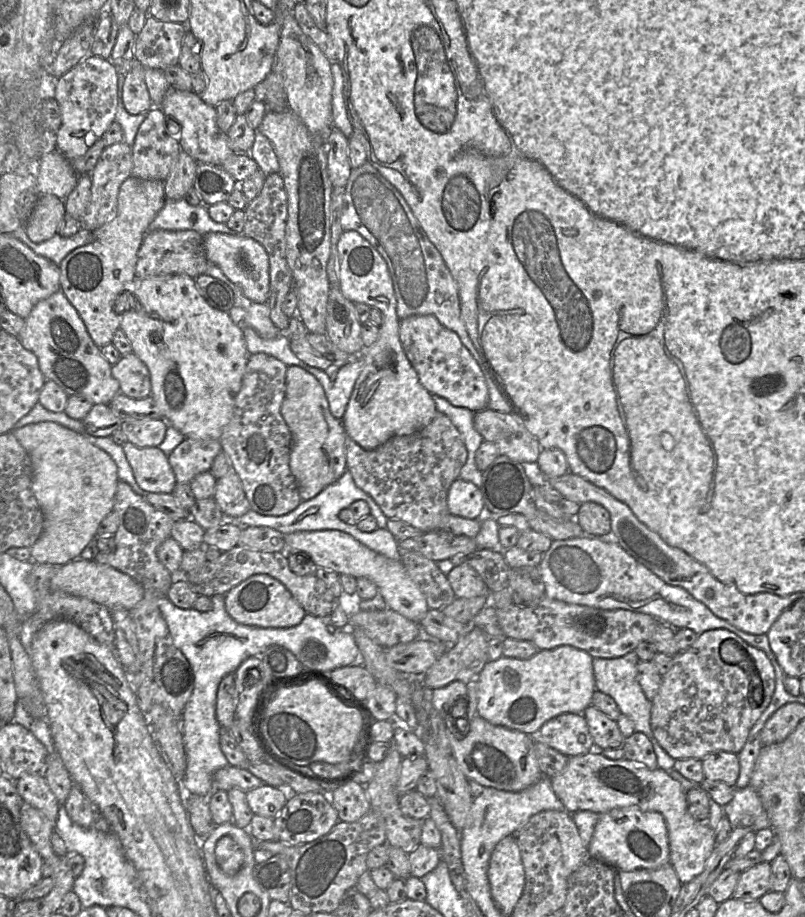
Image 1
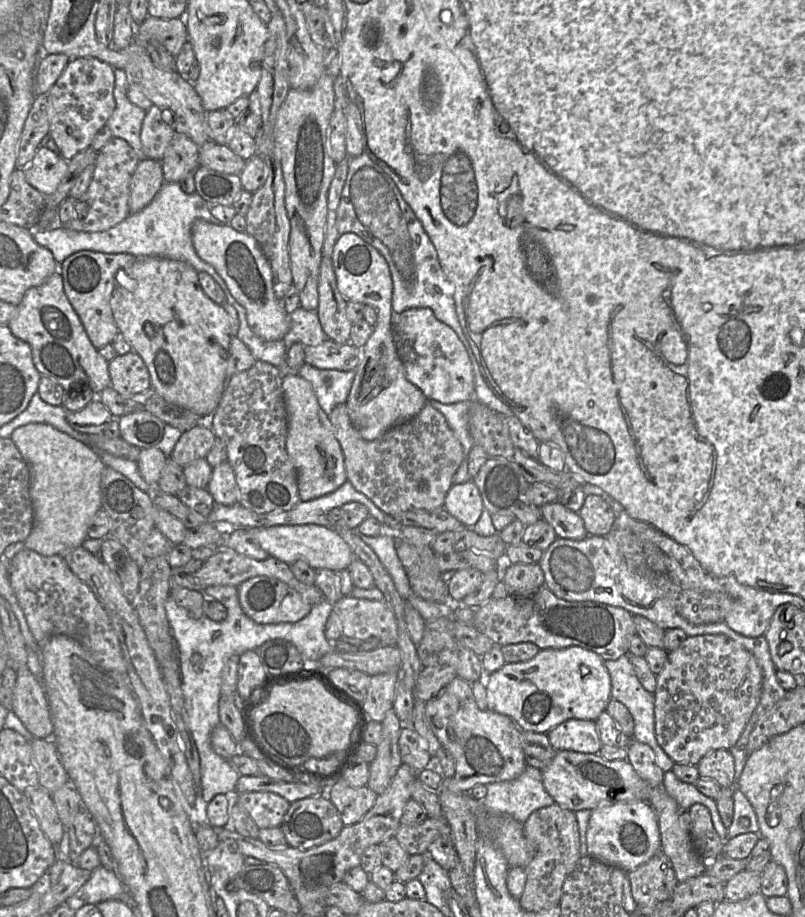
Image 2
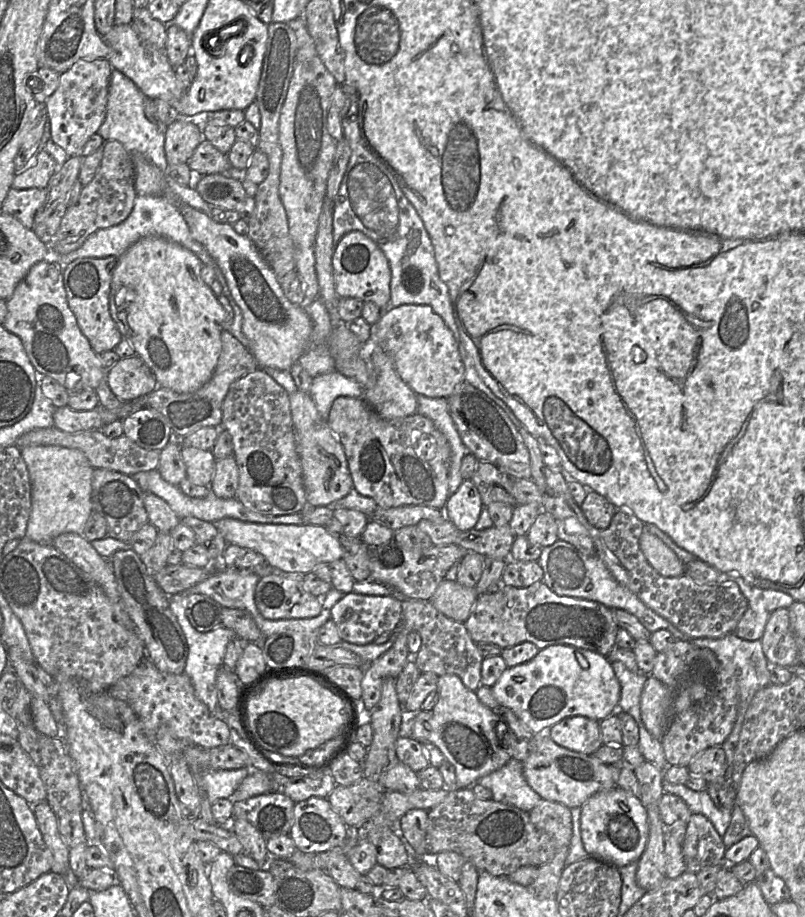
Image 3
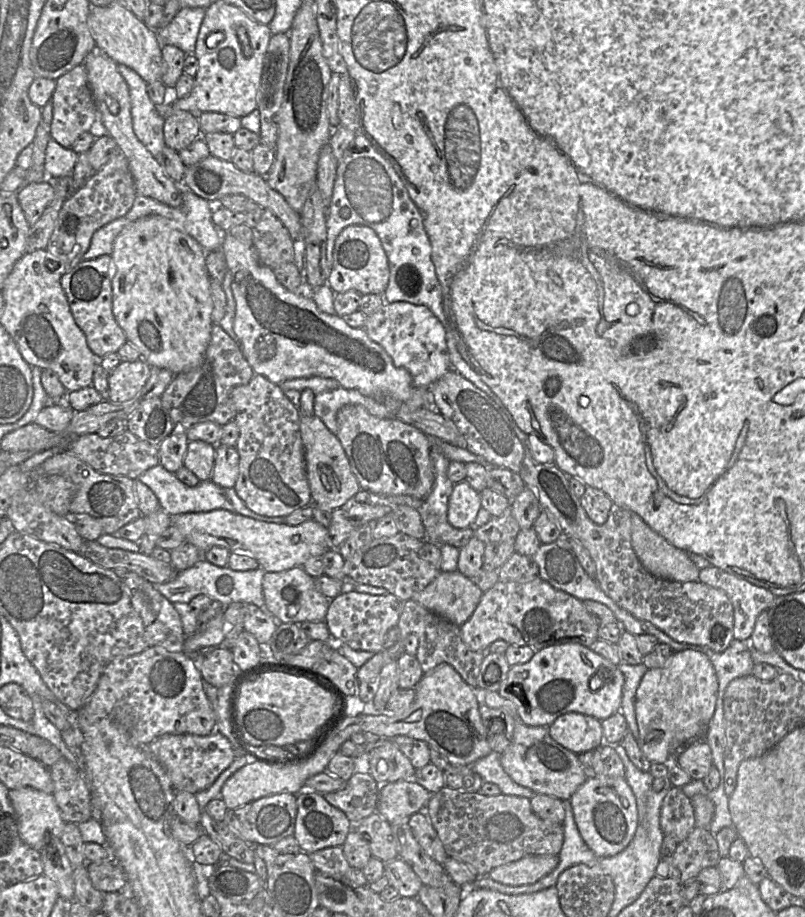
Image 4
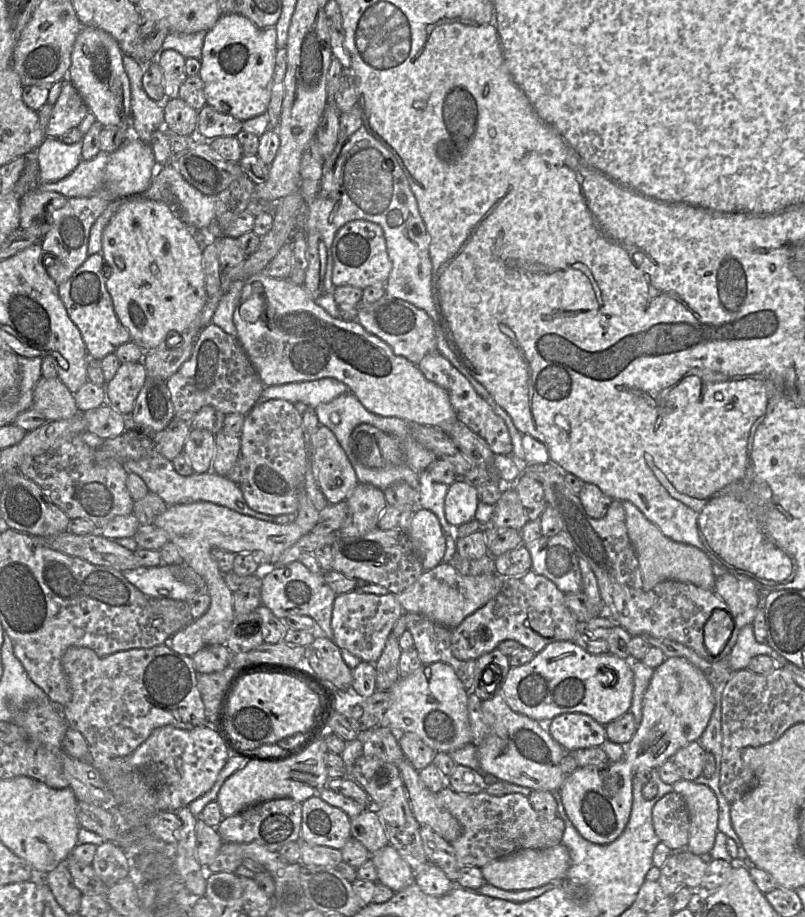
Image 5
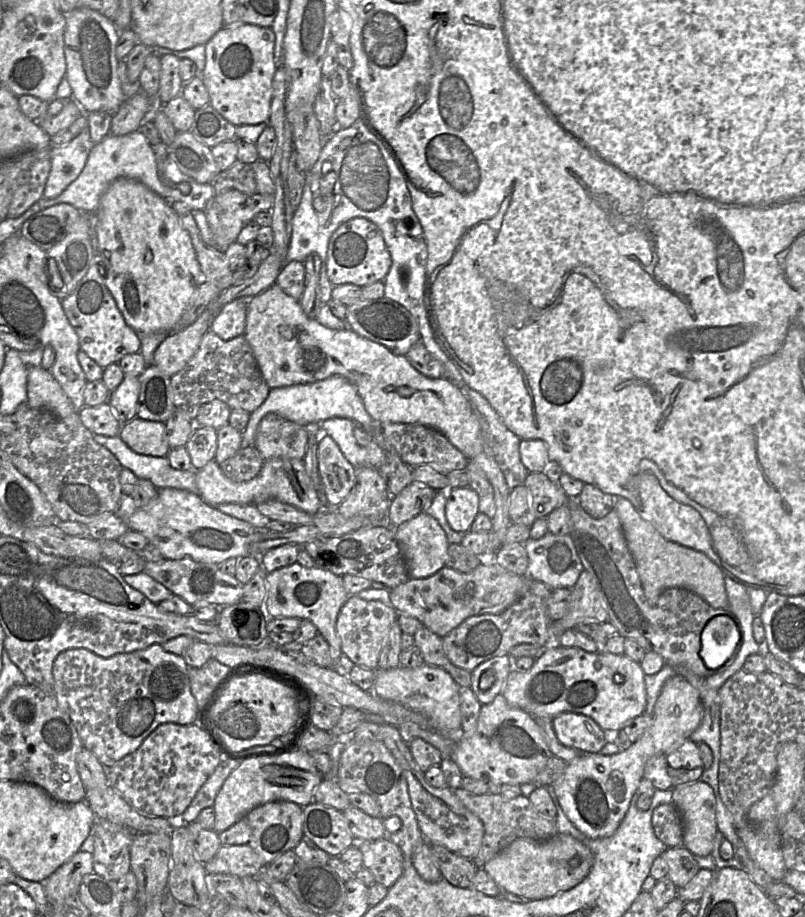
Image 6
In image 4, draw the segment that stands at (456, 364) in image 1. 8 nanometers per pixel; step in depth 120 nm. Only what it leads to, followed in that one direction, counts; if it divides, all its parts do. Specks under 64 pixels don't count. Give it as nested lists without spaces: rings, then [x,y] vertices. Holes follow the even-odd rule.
[[[404,301],[384,303],[367,316],[364,329],[371,340],[385,349],[396,367],[409,371],[417,387],[429,387],[452,369],[445,327],[425,305]]]

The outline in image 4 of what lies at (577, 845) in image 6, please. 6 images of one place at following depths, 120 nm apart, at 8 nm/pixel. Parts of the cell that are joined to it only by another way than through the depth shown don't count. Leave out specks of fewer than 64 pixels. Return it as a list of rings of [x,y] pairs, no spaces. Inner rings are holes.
[[[558,855],[526,856],[492,869],[488,876],[510,886],[532,884],[553,871],[559,863]]]

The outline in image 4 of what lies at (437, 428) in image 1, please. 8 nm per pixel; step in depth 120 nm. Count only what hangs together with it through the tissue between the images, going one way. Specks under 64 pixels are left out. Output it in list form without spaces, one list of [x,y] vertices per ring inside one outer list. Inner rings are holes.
[[[345,405],[337,413],[339,439],[361,490],[375,495],[409,495],[425,500],[430,494],[435,470],[430,437],[398,418],[379,418],[362,405]]]

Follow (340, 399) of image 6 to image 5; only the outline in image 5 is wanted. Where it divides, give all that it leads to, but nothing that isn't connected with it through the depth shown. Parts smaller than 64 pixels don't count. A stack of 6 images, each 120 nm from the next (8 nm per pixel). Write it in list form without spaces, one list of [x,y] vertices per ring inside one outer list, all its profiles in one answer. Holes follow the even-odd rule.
[[[327,377],[313,381],[265,386],[257,404],[271,399],[283,399],[292,404],[303,402],[308,407],[316,408],[319,404],[330,402],[347,392],[351,392],[347,385]]]

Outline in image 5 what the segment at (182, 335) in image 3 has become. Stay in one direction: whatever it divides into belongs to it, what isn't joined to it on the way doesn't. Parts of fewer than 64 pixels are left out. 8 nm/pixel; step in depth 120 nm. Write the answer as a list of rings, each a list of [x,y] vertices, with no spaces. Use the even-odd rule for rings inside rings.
[[[134,196],[124,203],[103,230],[101,254],[112,268],[106,287],[117,318],[129,331],[132,341],[145,351],[163,346],[171,334],[185,332],[208,301],[203,268],[203,245],[165,202]]]

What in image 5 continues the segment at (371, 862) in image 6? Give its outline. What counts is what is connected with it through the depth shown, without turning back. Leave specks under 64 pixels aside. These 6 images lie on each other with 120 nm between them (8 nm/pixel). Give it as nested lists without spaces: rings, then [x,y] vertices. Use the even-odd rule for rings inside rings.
[[[391,845],[372,854],[372,862],[377,870],[378,881],[399,892],[415,881],[415,873]]]

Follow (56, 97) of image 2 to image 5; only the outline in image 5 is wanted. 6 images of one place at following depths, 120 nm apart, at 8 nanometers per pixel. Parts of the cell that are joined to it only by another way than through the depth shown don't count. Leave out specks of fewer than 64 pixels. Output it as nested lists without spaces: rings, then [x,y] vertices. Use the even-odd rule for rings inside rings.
[[[68,78],[63,79],[61,93],[53,105],[49,123],[46,128],[46,136],[60,139],[71,129],[77,128],[86,117],[88,112],[89,109],[74,84]]]

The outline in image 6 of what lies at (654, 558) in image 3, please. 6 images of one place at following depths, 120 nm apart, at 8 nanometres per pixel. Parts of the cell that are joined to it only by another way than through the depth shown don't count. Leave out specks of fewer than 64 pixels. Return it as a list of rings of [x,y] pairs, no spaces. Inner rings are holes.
[[[615,497],[614,509],[619,515],[628,547],[634,557],[645,597],[651,605],[656,604],[666,589],[680,587],[696,593],[714,608],[729,609],[724,572],[720,566],[703,552],[664,538],[640,516],[627,498]]]

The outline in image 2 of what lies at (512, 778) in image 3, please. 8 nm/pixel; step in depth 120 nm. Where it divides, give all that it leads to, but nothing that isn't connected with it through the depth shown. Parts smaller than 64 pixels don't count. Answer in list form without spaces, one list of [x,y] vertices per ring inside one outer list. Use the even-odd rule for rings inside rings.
[[[527,765],[515,779],[489,783],[483,803],[493,813],[508,814],[524,823],[536,810],[555,804],[542,781],[542,772]]]

